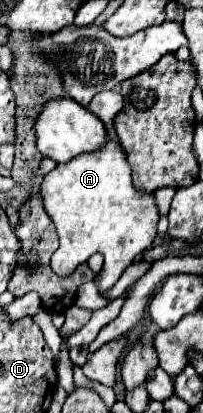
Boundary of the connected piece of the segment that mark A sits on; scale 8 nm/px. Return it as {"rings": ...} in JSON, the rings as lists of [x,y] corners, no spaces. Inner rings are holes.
{"rings":[[[104,90],[92,98],[88,110],[96,114],[108,128],[110,142],[96,154],[82,154],[68,164],[58,164],[46,174],[42,184],[44,208],[56,226],[60,240],[58,250],[52,254],[52,270],[58,276],[70,276],[76,266],[88,262],[96,252],[104,256],[103,268],[98,283],[100,292],[108,292],[124,268],[134,262],[156,238],[158,208],[152,194],[140,194],[132,184],[132,170],[126,162],[124,150],[114,142],[114,116],[122,110],[122,94],[116,90]]]}

